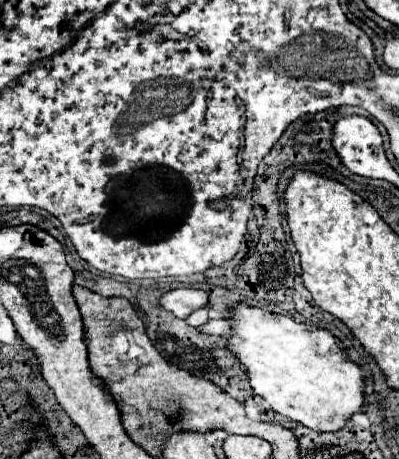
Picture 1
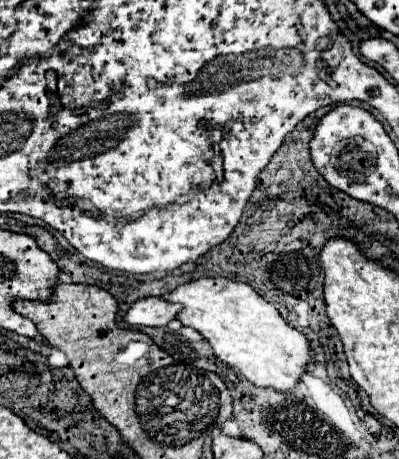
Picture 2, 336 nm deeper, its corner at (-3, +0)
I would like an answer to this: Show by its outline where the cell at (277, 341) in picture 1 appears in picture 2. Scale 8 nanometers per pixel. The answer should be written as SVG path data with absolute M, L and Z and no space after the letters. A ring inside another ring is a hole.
M220 276L198 278L178 284L164 296L164 300L182 304L182 310L176 314L182 326L190 326L200 332L222 362L238 368L256 386L292 390L300 372L308 364L308 338L300 330L292 328L278 310L272 310L272 304L266 302L250 284L232 282Z

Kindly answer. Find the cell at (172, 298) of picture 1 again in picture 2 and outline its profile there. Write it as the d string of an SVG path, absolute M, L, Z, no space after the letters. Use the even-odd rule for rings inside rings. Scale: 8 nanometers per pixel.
M142 298L136 300L124 316L124 322L130 326L166 326L176 318L180 304L166 302L164 298Z

